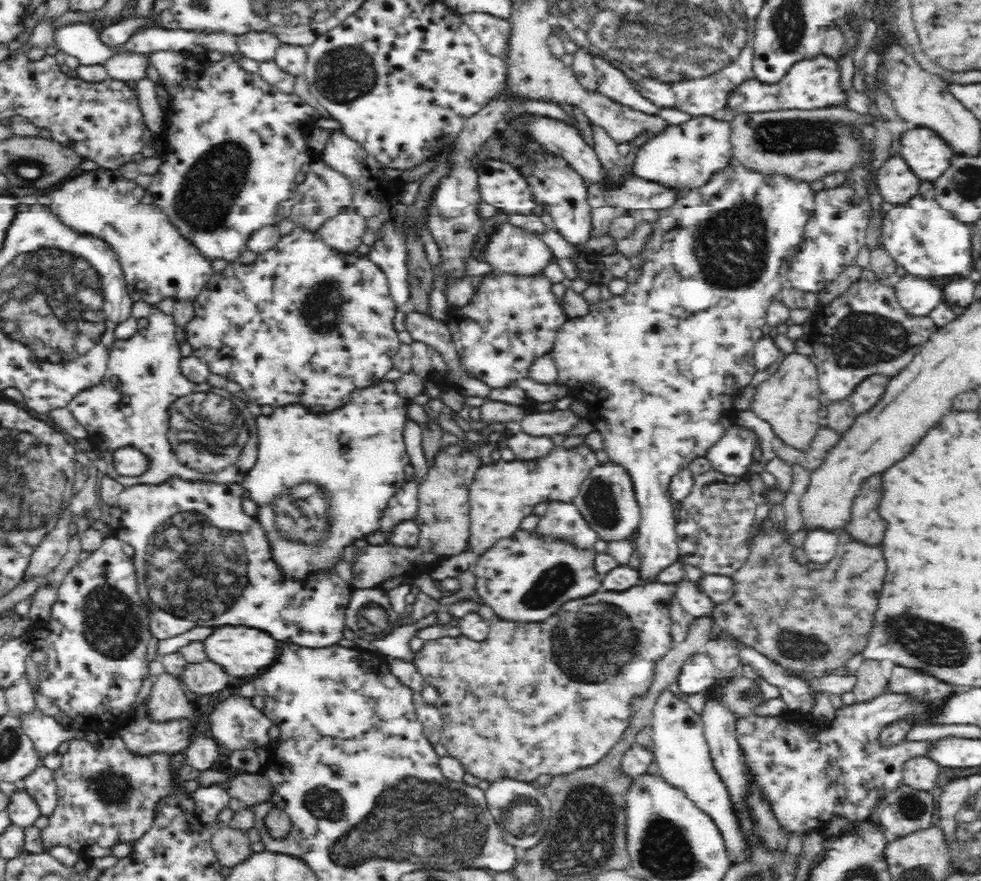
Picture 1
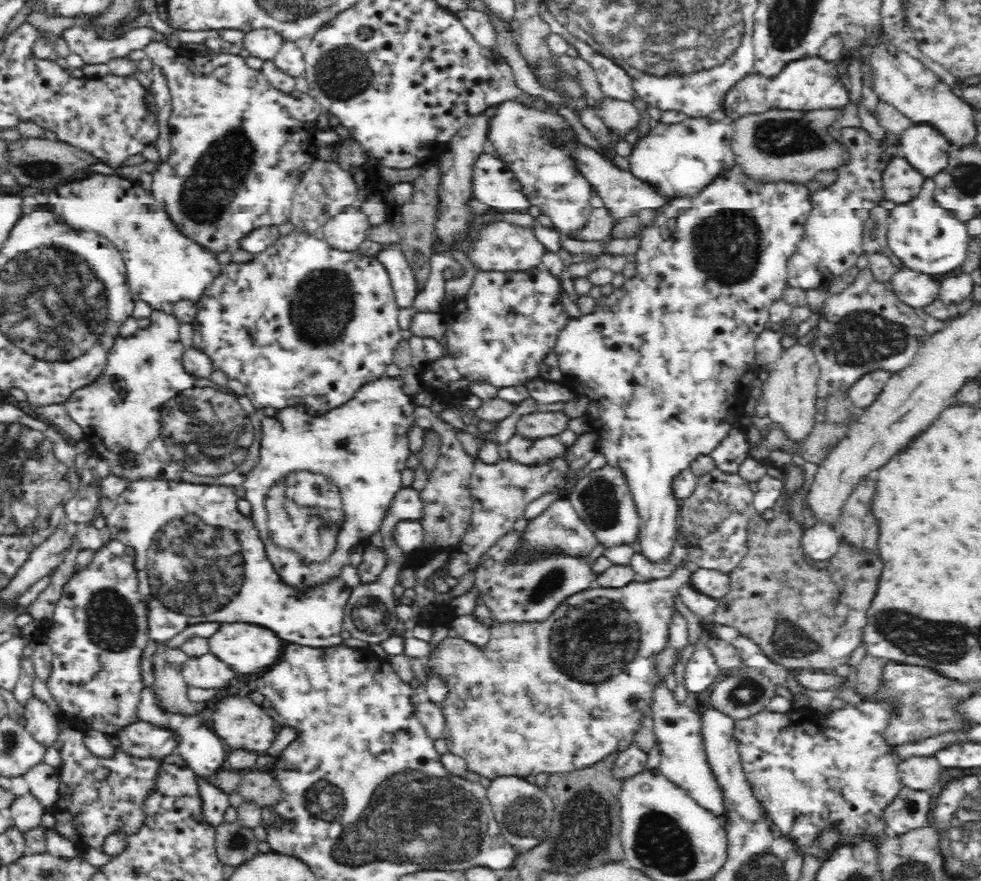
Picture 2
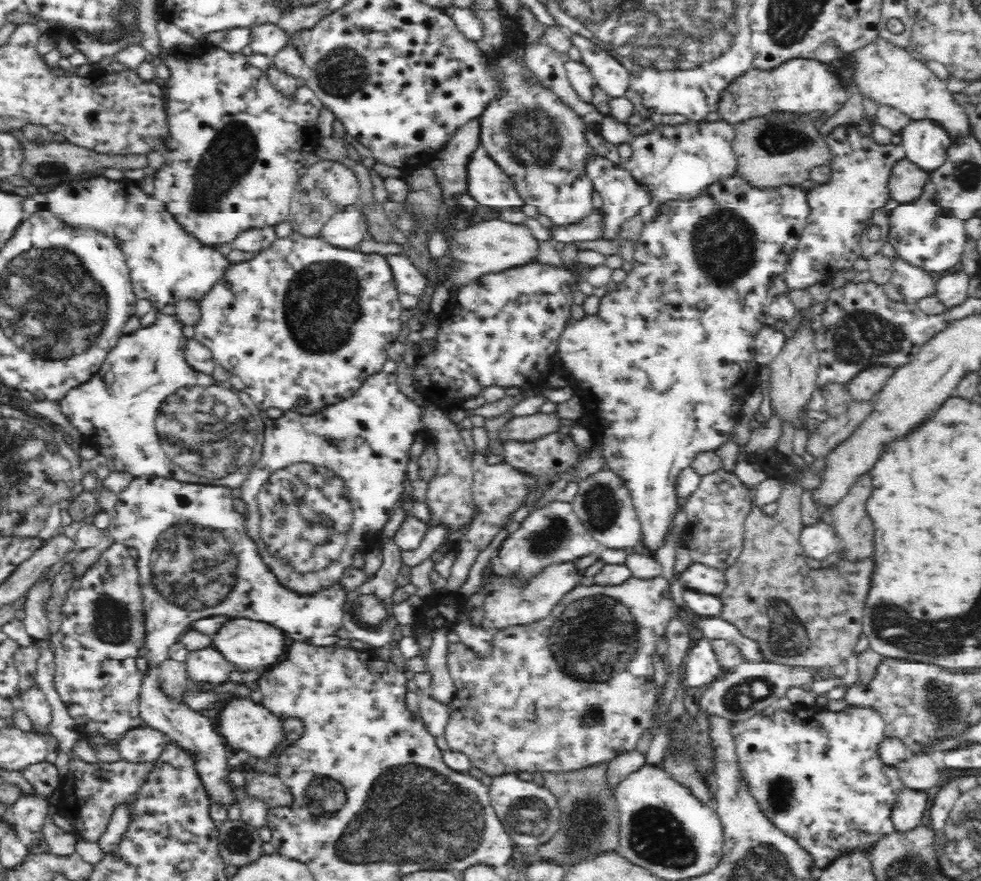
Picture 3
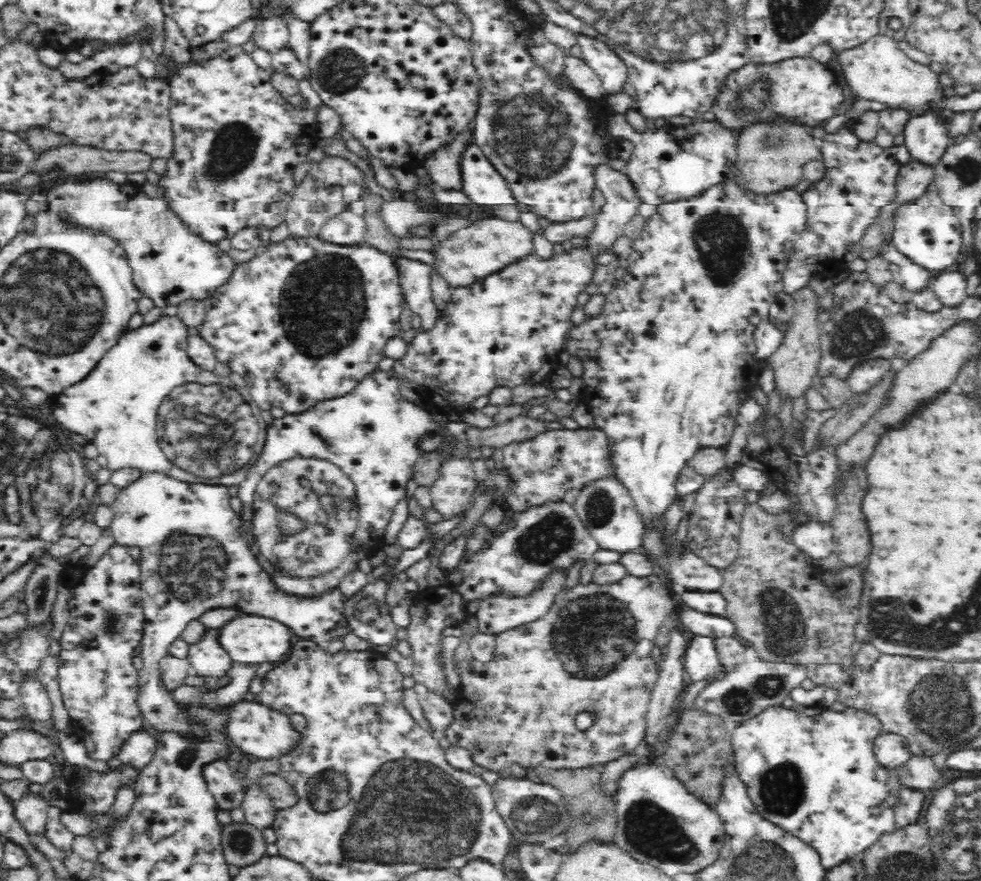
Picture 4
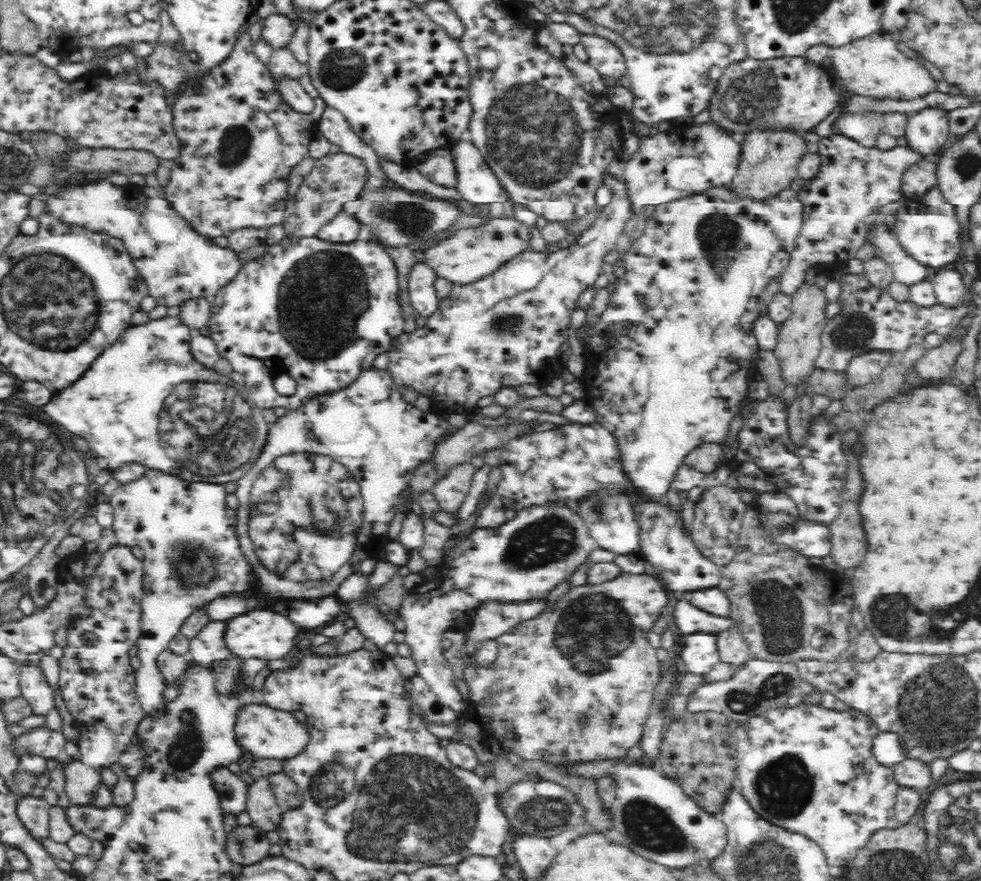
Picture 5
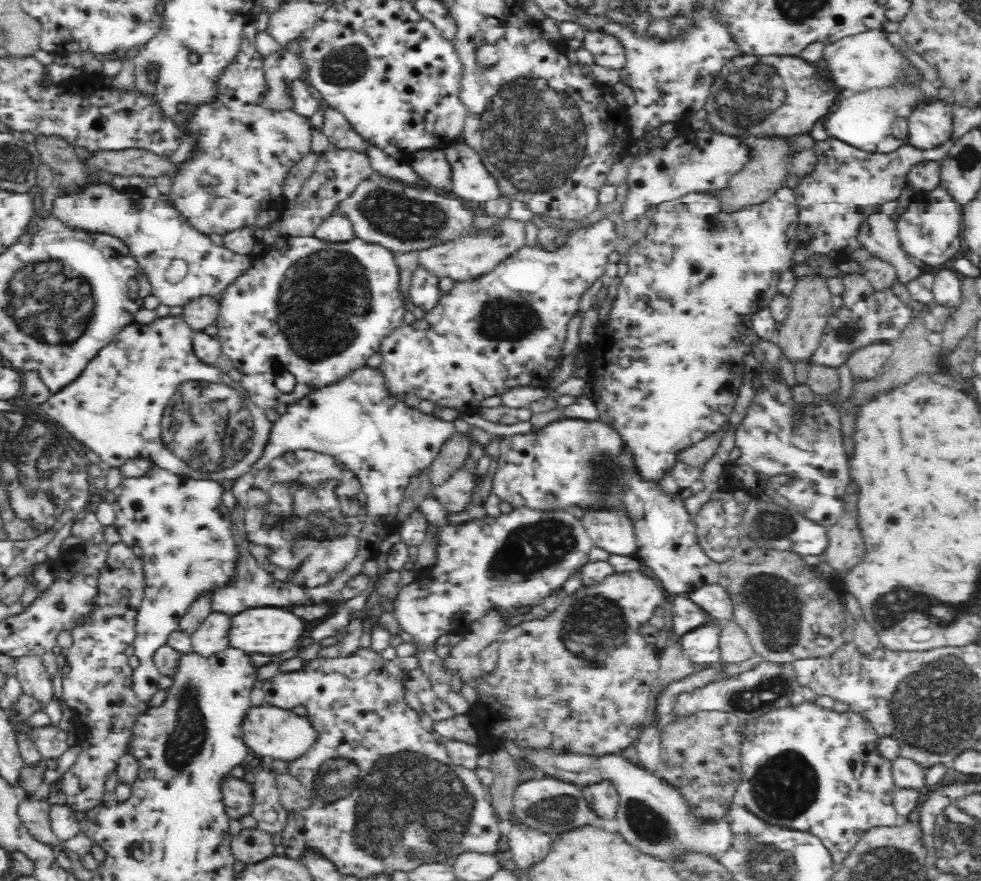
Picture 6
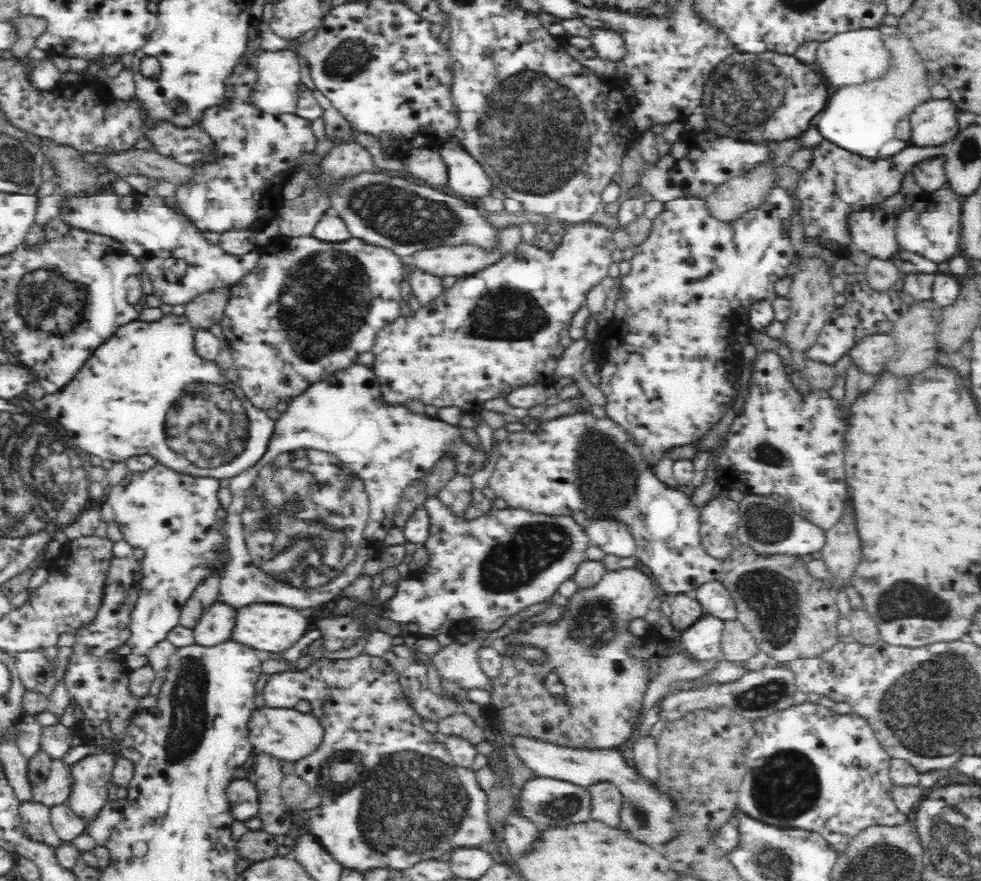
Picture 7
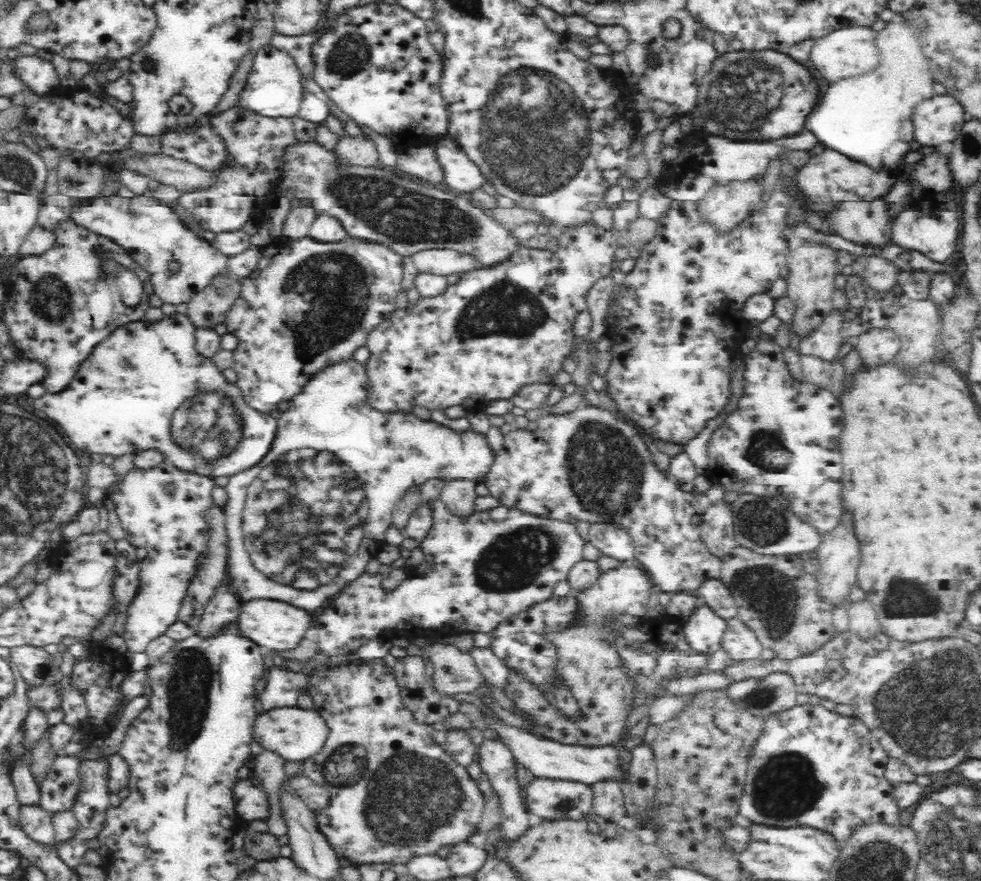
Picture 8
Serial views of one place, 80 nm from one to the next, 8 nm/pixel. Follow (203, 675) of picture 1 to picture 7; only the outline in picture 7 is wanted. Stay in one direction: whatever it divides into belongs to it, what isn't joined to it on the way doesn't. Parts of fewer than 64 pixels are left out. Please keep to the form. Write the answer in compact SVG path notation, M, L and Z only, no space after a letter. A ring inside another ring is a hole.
M214 601L193 628L194 642L209 647L230 638L236 624L238 609L226 601Z

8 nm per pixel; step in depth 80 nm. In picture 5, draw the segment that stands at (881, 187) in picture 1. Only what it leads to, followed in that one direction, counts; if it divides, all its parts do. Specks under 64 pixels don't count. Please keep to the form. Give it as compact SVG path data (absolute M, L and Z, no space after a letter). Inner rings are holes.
M926 159L916 162L904 172L902 176L903 195L905 198L914 199L925 195L930 188L937 187L937 163Z

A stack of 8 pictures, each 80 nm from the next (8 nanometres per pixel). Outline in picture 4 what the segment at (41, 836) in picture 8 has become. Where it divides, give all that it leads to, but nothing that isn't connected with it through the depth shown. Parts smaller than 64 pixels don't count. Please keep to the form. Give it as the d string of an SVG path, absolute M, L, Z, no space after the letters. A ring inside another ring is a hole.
M28 794L15 800L13 804L15 816L22 827L30 834L44 835L50 808L45 800L36 794Z

